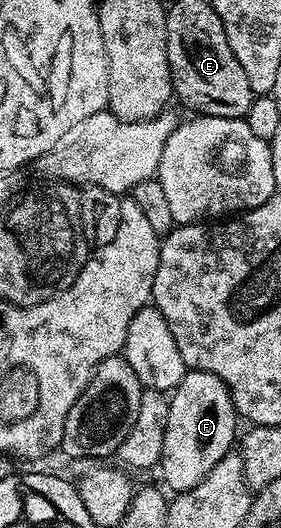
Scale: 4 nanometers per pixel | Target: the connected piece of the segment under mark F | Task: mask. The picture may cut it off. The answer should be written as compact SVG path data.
M188 370L181 384L170 391L169 397L169 424L165 424L165 448L161 463L162 485L168 491L183 494L186 490L197 488L197 484L201 484L201 480L213 472L217 460L232 453L237 442L237 415L229 388L221 379L213 376L213 372Z

